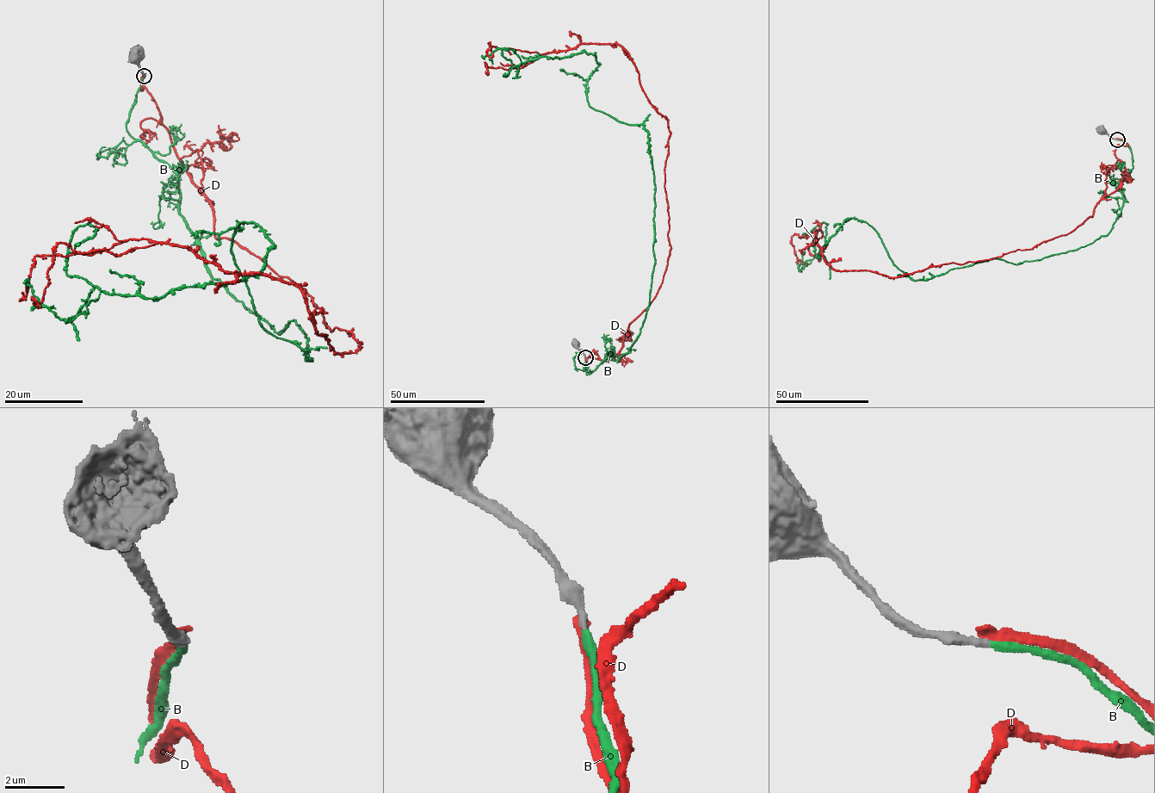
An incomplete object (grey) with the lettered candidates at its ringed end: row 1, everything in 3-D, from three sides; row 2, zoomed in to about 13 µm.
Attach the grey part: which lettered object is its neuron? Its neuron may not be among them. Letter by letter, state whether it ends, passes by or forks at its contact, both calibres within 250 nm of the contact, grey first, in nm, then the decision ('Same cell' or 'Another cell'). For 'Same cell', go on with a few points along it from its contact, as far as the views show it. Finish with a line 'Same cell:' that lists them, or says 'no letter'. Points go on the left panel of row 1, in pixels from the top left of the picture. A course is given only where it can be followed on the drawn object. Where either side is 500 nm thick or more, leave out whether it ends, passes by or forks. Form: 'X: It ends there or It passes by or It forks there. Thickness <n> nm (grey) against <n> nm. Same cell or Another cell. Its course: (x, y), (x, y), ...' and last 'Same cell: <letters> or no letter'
B: It ends there. Thickness 280 nm (grey) against 300 nm. Same cell. Its course: (144, 76), (128, 133), (204, 264), (311, 359), (262, 325), (253, 222), (256, 275), (159, 297), (77, 246)
D: It ends there. Thickness 320 nm (grey) against 400 nm. Another cell
Same cell: B

